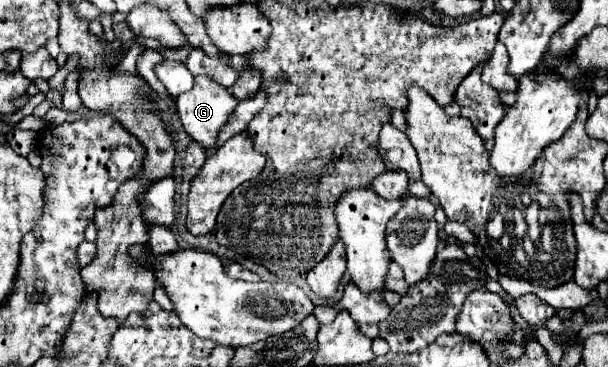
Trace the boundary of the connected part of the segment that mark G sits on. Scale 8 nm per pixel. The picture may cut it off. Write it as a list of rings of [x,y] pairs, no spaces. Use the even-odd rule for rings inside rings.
[[[194,76],[192,90],[176,96],[176,110],[182,120],[184,130],[206,150],[214,148],[220,128],[226,124],[226,120],[230,118],[230,114],[234,112],[236,106],[238,106],[238,102],[236,102],[236,98],[232,98],[228,88],[216,84],[214,78],[208,78],[208,76]]]

